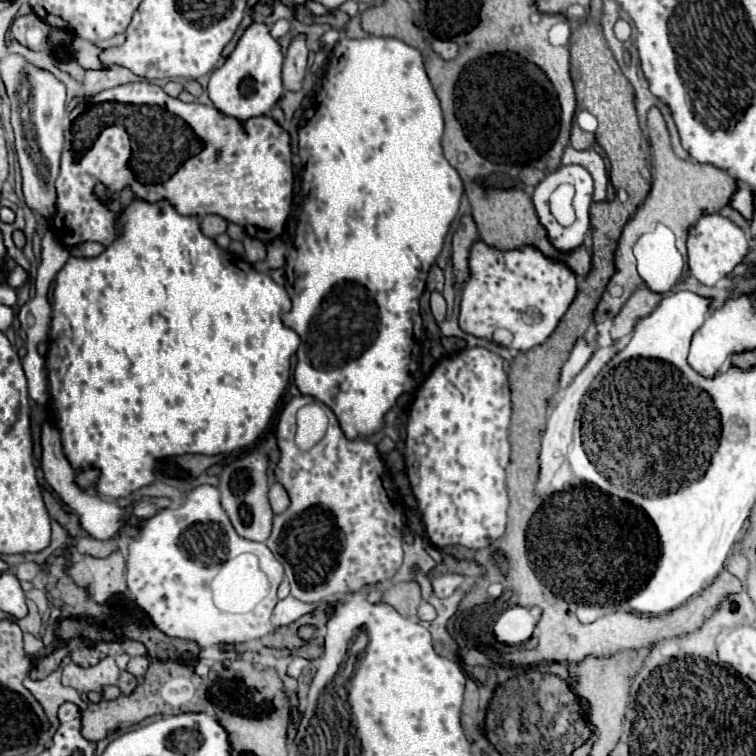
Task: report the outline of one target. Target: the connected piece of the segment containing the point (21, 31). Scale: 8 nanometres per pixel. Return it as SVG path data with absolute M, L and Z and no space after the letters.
M28 14L16 18L10 30L20 44L28 46L30 50L42 50L46 46L46 36L50 32L50 26L44 24L36 14Z

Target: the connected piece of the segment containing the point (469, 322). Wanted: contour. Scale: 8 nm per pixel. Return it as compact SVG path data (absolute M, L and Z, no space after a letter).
M476 240L470 248L470 278L462 288L460 328L480 338L492 338L496 328L512 332L512 350L530 350L542 344L558 326L576 296L576 274L562 262L544 256L534 246L502 252Z

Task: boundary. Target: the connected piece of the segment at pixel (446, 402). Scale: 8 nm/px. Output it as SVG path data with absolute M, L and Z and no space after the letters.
M474 346L456 356L442 358L433 370L410 406L404 450L406 474L418 500L426 534L434 546L466 546L472 550L488 548L504 534L508 510L506 466L510 458L508 432L512 402L504 362L488 348Z

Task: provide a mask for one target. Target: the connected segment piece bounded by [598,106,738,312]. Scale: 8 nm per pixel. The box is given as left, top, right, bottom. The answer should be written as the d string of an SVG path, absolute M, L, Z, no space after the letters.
M652 106L648 110L648 138L652 144L652 162L654 162L654 180L652 180L652 190L648 194L648 198L644 200L644 204L636 210L634 218L630 218L630 222L624 226L624 232L620 236L618 242L618 250L616 250L616 274L612 276L610 284L620 284L624 288L624 294L620 298L612 298L608 292L604 292L600 304L598 304L598 312L618 312L624 302L630 298L630 294L636 290L640 276L638 272L634 272L634 254L632 254L632 246L634 242L644 234L644 232L652 232L652 228L662 222L668 228L672 228L672 232L678 238L678 244L682 248L682 254L686 254L684 244L686 244L686 234L688 228L706 212L718 212L720 208L724 208L726 204L730 204L734 192L738 190L738 182L726 172L720 170L712 164L698 164L698 162L686 162L680 160L670 146L670 134L664 122L662 112Z

